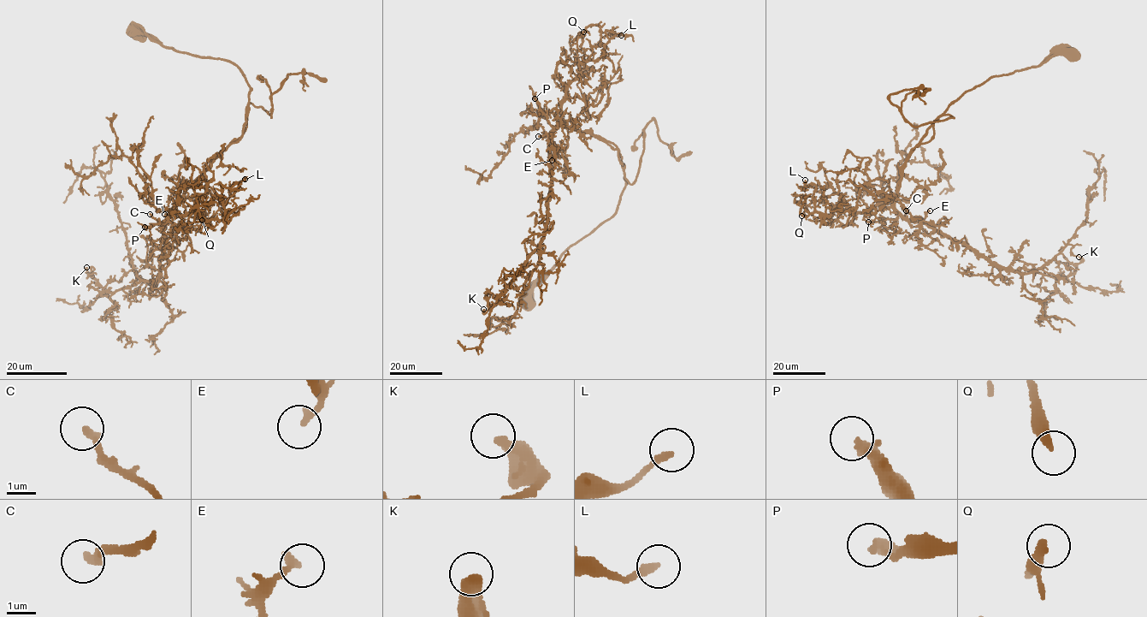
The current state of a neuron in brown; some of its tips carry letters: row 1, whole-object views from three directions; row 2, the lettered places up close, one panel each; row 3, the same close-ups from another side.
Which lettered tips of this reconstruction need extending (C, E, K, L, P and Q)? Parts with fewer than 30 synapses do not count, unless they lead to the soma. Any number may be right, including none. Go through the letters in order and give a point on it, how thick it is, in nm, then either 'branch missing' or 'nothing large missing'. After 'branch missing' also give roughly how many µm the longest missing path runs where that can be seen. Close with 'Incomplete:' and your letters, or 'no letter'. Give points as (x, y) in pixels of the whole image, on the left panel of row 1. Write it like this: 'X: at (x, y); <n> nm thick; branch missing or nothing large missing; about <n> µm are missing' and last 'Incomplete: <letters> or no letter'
C: at (150, 214); 300 nm thick; branch missing; about 25 µm are missing
E: at (164, 214); 240 nm thick; nothing large missing
K: at (86, 267); 440 nm thick; nothing large missing
L: at (245, 179); 240 nm thick; nothing large missing
P: at (144, 227); 400 nm thick; nothing large missing
Q: at (202, 220); 340 nm thick; nothing large missing
Incomplete: C

